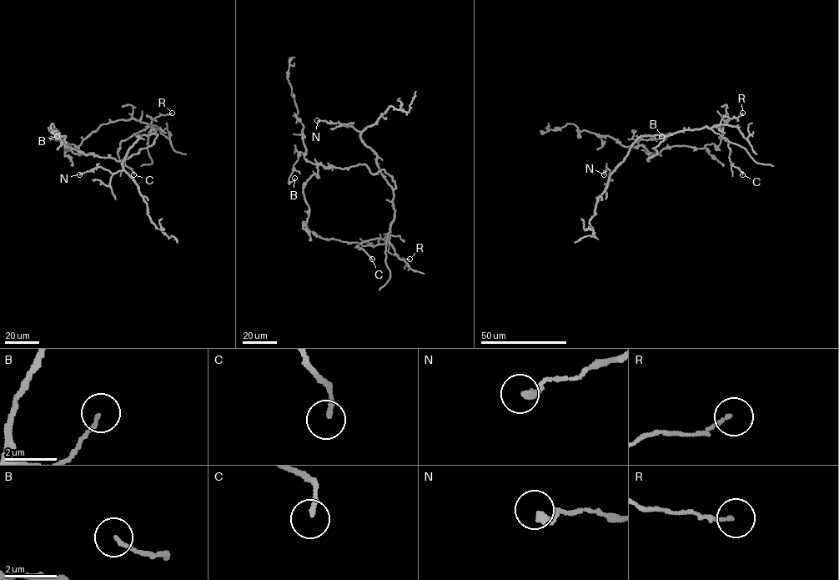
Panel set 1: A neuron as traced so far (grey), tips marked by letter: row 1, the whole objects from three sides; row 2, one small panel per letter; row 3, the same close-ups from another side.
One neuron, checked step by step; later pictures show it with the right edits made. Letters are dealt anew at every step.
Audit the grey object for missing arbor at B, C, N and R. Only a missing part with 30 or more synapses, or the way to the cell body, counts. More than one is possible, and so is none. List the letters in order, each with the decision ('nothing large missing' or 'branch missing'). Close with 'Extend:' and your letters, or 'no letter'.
B: nothing large missing
C: nothing large missing
N: nothing large missing
R: nothing large missing
Extend: no letter

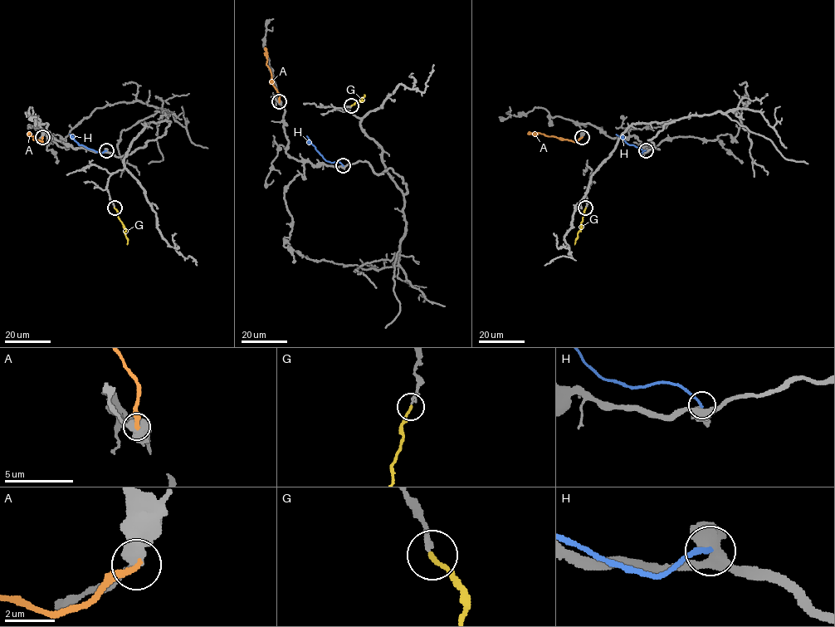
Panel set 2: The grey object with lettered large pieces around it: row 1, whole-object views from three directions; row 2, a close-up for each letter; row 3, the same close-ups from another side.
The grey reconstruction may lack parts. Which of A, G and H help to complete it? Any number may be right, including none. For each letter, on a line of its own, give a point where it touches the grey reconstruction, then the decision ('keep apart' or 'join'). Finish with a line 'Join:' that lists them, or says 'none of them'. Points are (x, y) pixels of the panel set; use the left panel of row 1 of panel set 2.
A: (42, 137) | keep apart
G: (114, 208) | join
H: (106, 150) | keep apart
Join: G

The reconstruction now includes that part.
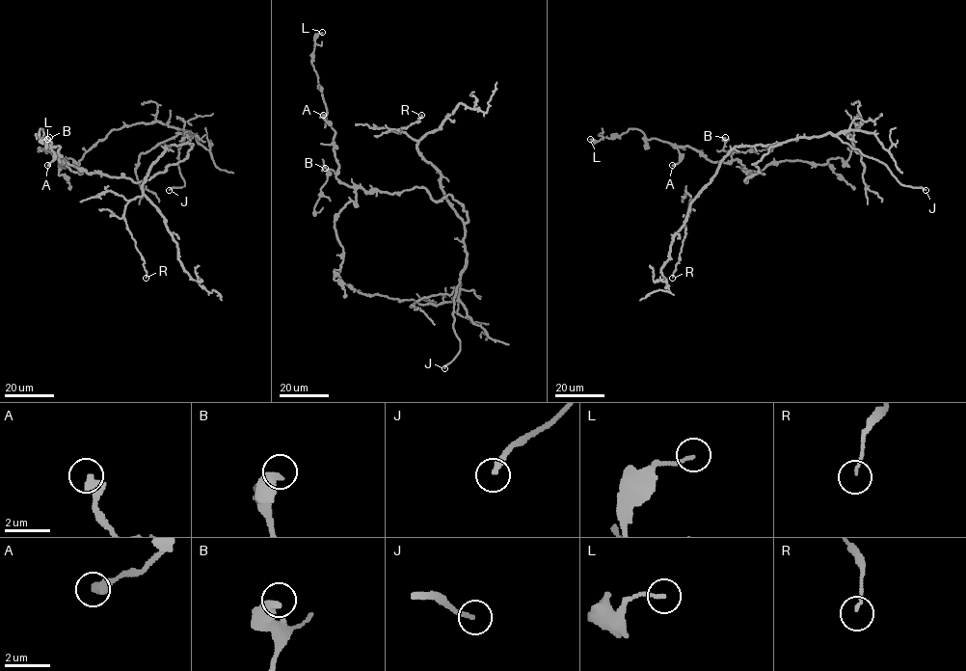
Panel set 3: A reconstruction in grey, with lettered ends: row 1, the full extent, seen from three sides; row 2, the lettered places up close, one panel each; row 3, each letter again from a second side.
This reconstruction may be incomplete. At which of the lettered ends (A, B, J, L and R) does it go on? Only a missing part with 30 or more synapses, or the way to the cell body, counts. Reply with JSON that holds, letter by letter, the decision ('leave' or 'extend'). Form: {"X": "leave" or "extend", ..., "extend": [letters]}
{"A": "leave", "B": "leave", "J": "extend", "L": "leave", "R": "leave", "extend": ["J"]}

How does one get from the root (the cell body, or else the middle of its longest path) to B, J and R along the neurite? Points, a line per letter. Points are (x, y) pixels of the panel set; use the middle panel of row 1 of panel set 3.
B: (456, 201), (447, 195), (435, 201), (416, 187), (391, 194), (365, 192), (342, 183), (325, 168)
J: (456, 201), (468, 214), (464, 237), (466, 263), (453, 299), (453, 328), (460, 341), (460, 350), (444, 368)
R: (456, 201), (466, 222), (444, 195), (441, 174), (418, 142), (399, 130), (421, 115)

